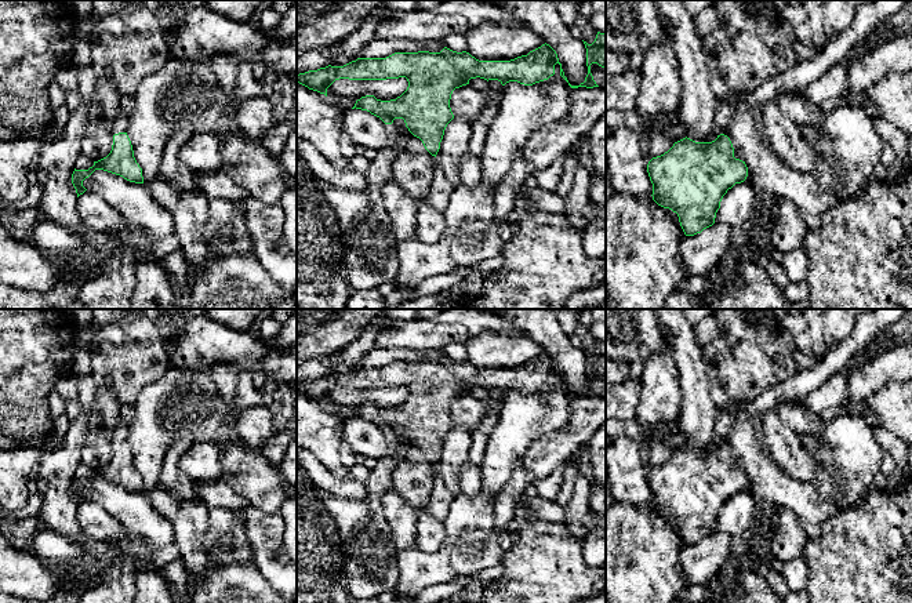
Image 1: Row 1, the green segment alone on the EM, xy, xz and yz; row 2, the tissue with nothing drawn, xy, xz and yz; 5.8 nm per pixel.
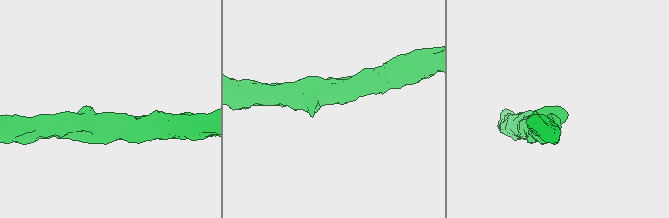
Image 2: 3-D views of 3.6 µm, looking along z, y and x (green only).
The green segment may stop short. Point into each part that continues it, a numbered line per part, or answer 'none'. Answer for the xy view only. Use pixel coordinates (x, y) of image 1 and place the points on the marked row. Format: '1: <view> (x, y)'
1: xy (120, 124)

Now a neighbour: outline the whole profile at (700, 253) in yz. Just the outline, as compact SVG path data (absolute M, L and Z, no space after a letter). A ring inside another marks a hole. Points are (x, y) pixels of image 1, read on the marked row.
M715 222L694 236L684 236L680 244L682 258L687 266L688 279L708 273L716 264L722 264L738 246L742 232Z

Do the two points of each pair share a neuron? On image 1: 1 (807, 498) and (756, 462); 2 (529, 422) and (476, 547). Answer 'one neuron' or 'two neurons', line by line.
1: one neuron
2: one neuron

